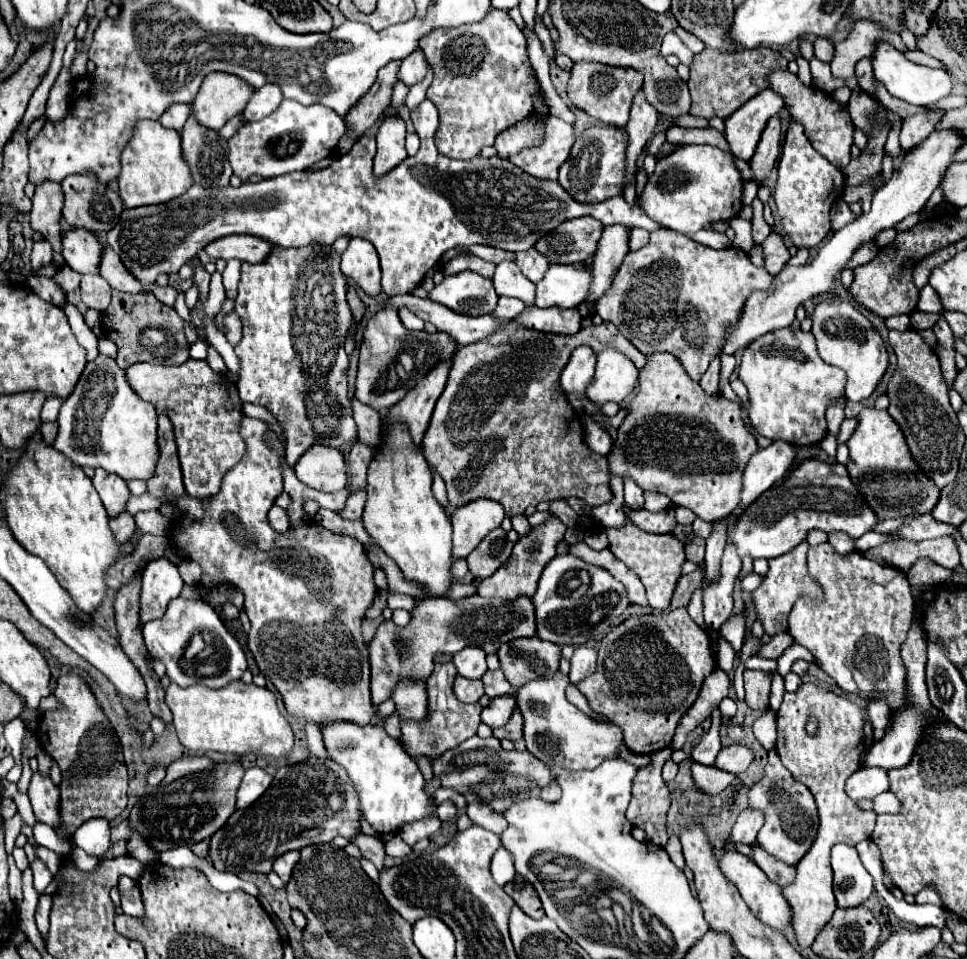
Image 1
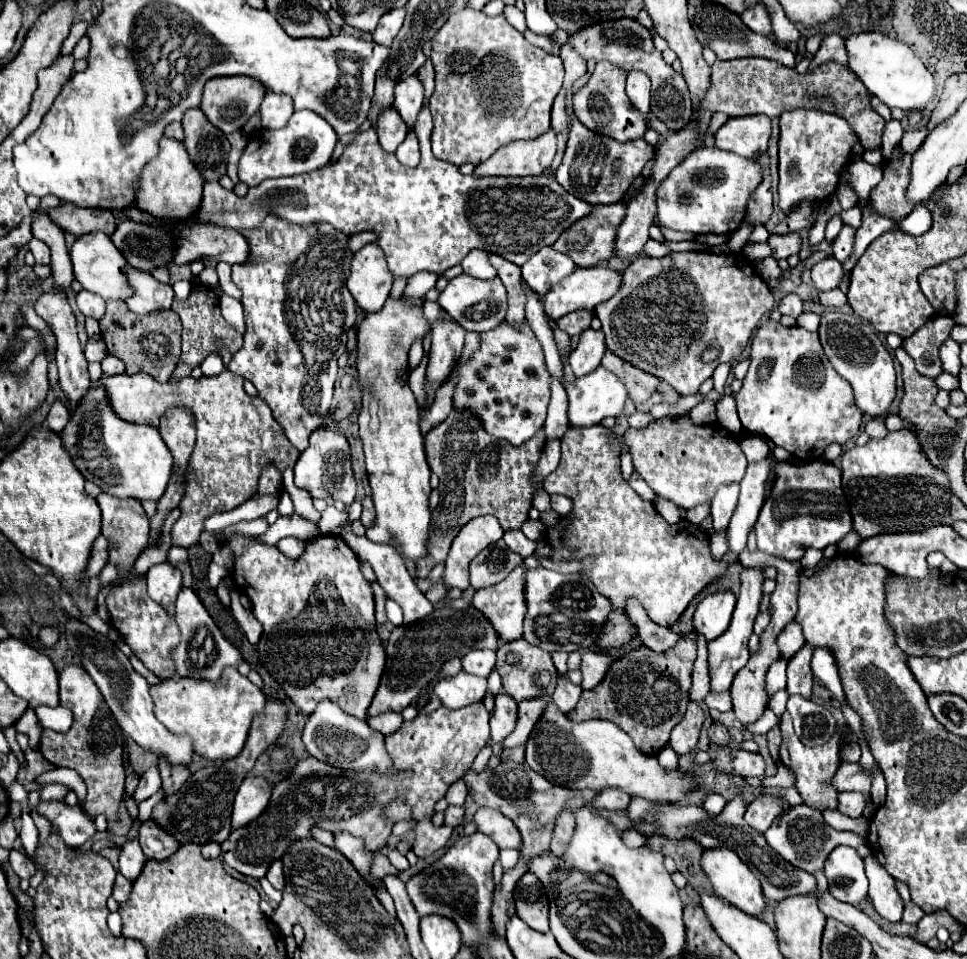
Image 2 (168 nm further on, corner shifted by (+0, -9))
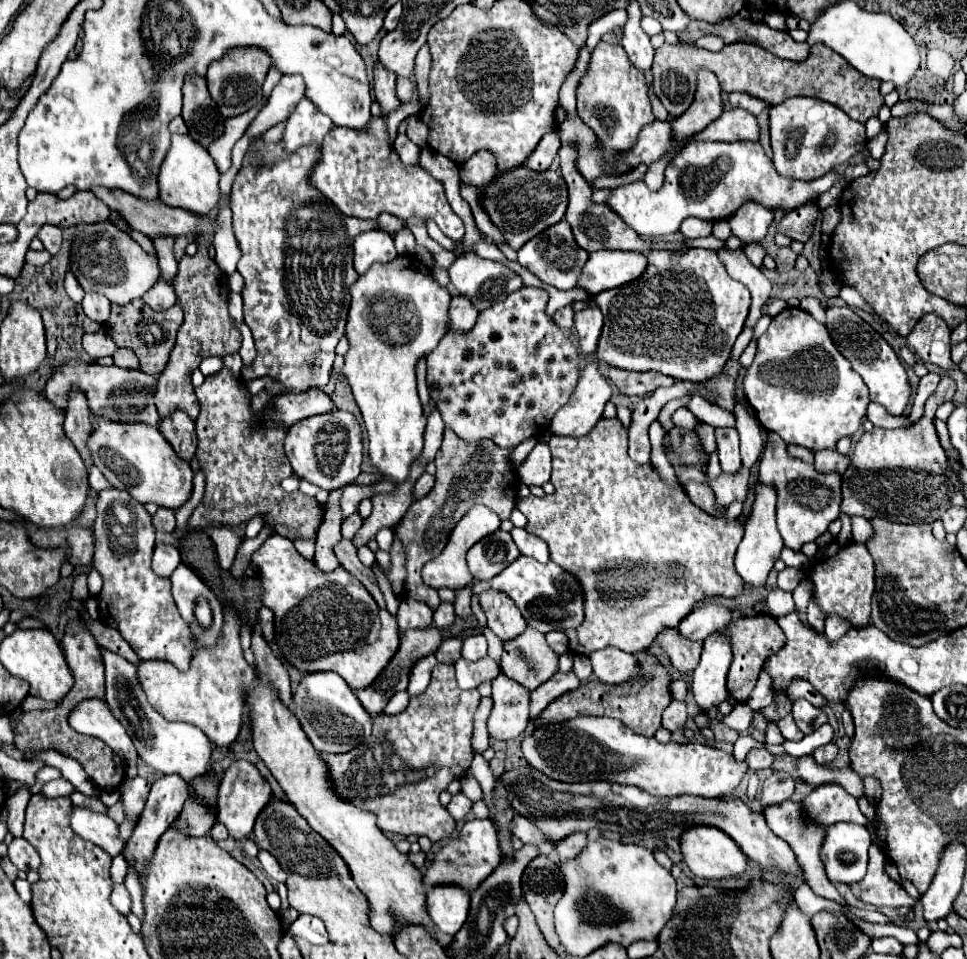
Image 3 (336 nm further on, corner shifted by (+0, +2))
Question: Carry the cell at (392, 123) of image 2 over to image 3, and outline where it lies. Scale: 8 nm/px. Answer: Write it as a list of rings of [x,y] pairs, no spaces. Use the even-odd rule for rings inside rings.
[[[380,61],[374,63],[374,95],[376,95],[376,101],[382,105],[384,115],[400,105],[400,101],[394,95],[396,77],[398,75],[392,75],[390,71],[384,71],[384,67],[380,67]]]

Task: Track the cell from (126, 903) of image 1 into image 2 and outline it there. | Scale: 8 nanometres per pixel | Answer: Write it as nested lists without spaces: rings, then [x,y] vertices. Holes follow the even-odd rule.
[[[118,874],[116,876],[116,884],[114,884],[114,892],[112,892],[114,900],[118,904],[124,904],[124,902],[128,902],[128,894],[130,892],[132,892],[132,882],[126,880],[122,874]]]

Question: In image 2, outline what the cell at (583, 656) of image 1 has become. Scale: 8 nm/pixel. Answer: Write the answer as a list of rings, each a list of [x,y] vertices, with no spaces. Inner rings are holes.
[[[586,650],[582,654],[582,666],[580,666],[580,672],[582,672],[582,684],[580,686],[582,686],[582,690],[592,690],[604,678],[610,662],[612,662],[610,656]]]

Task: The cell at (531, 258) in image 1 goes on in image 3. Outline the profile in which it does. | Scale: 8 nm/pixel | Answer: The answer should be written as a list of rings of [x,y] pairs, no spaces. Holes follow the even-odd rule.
[[[562,219],[560,223],[554,223],[552,227],[548,227],[548,231],[536,235],[536,239],[524,243],[522,249],[518,249],[518,263],[522,267],[526,267],[530,273],[534,273],[540,281],[554,285],[556,289],[574,289],[576,287],[576,279],[580,277],[580,271],[584,267],[584,263],[588,261],[588,251],[580,249],[572,229],[568,227],[568,223]]]

